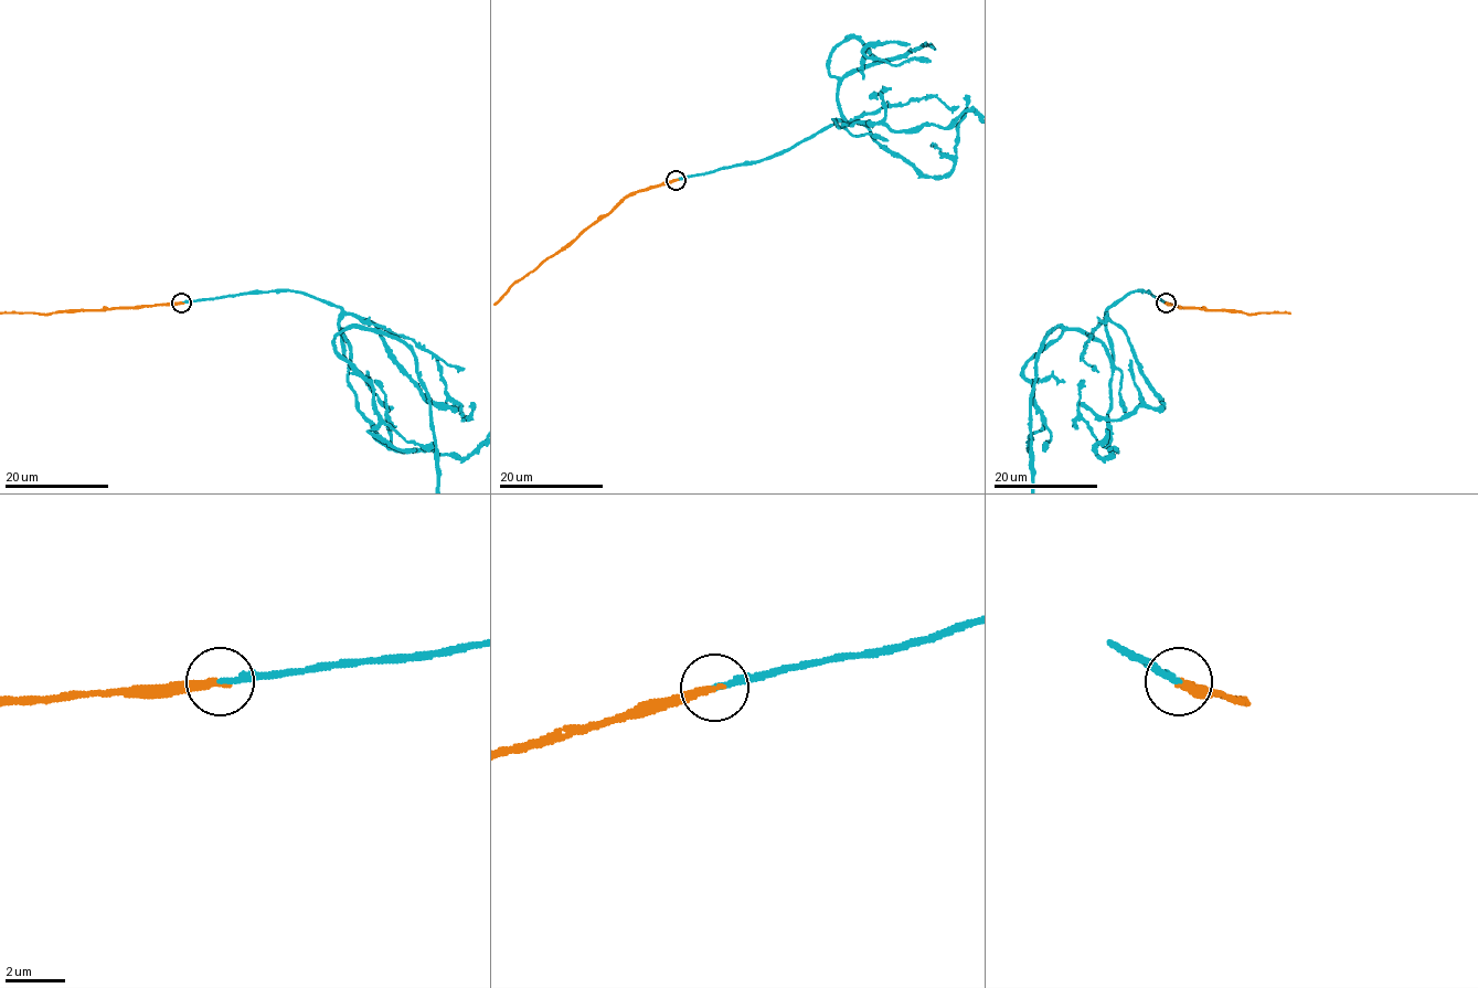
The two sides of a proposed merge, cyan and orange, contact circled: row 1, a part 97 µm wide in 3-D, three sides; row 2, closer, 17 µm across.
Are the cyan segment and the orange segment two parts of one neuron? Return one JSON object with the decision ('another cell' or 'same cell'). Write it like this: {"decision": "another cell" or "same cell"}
{"decision": "same cell"}

